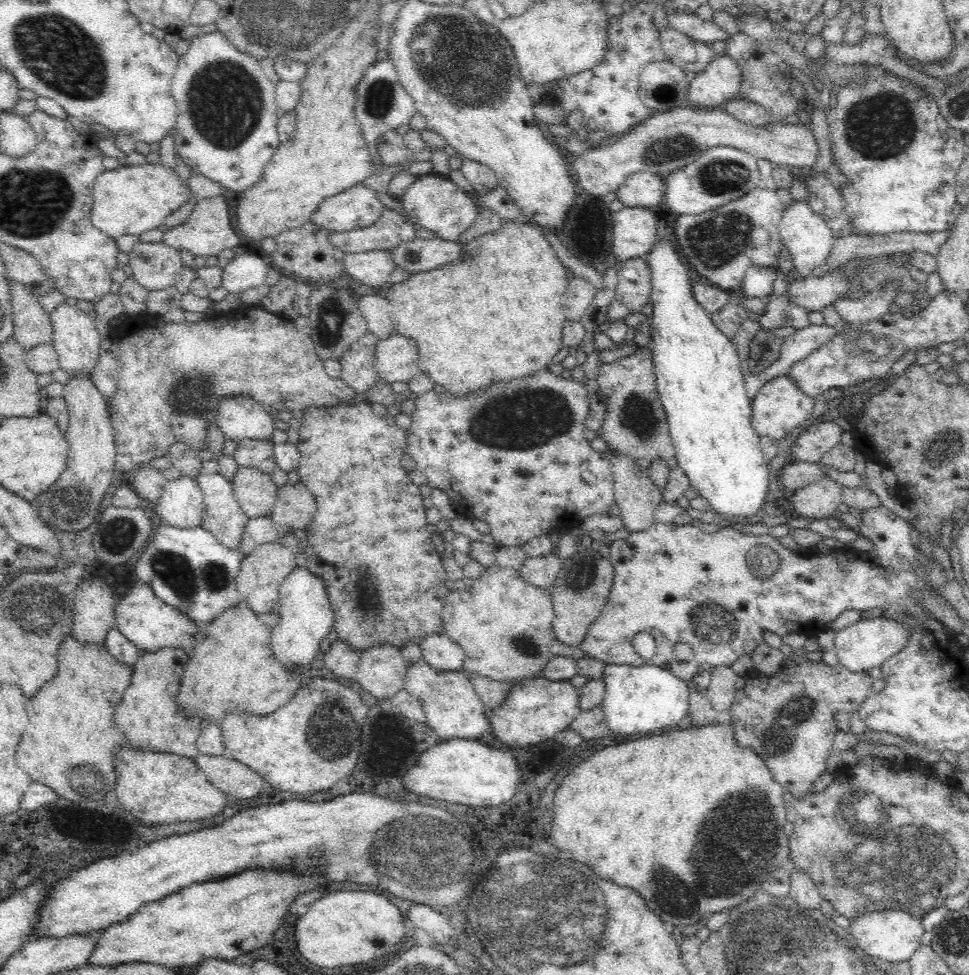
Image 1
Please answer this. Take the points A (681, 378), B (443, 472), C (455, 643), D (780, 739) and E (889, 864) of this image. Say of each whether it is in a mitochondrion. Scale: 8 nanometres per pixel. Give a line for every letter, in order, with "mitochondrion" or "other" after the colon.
A: other
B: other
C: other
D: mitochondrion
E: mitochondrion

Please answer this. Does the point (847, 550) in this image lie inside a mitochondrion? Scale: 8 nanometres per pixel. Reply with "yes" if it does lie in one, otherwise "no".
no

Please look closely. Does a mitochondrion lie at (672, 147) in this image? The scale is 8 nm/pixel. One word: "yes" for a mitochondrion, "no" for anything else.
yes

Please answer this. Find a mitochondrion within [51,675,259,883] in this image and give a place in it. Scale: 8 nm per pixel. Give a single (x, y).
(93, 779)

